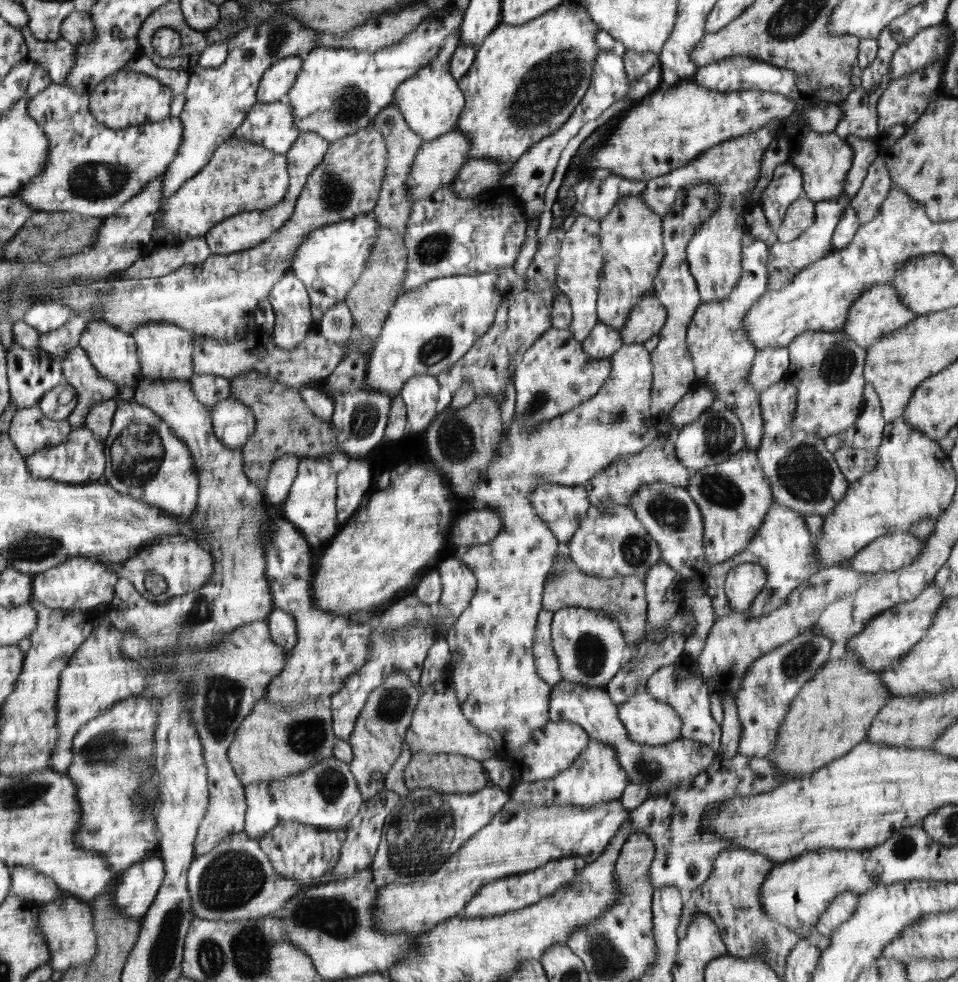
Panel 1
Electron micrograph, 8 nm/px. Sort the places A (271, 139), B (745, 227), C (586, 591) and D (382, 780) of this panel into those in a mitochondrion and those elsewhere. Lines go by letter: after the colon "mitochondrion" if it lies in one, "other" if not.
A: other
B: other
C: other
D: other

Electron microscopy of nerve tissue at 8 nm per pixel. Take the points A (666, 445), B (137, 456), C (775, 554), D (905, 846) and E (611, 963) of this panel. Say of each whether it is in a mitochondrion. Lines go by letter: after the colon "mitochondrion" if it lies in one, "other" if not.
A: other
B: mitochondrion
C: other
D: mitochondrion
E: mitochondrion

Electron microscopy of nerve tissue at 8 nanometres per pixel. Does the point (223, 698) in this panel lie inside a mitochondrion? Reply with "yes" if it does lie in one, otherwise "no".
yes

